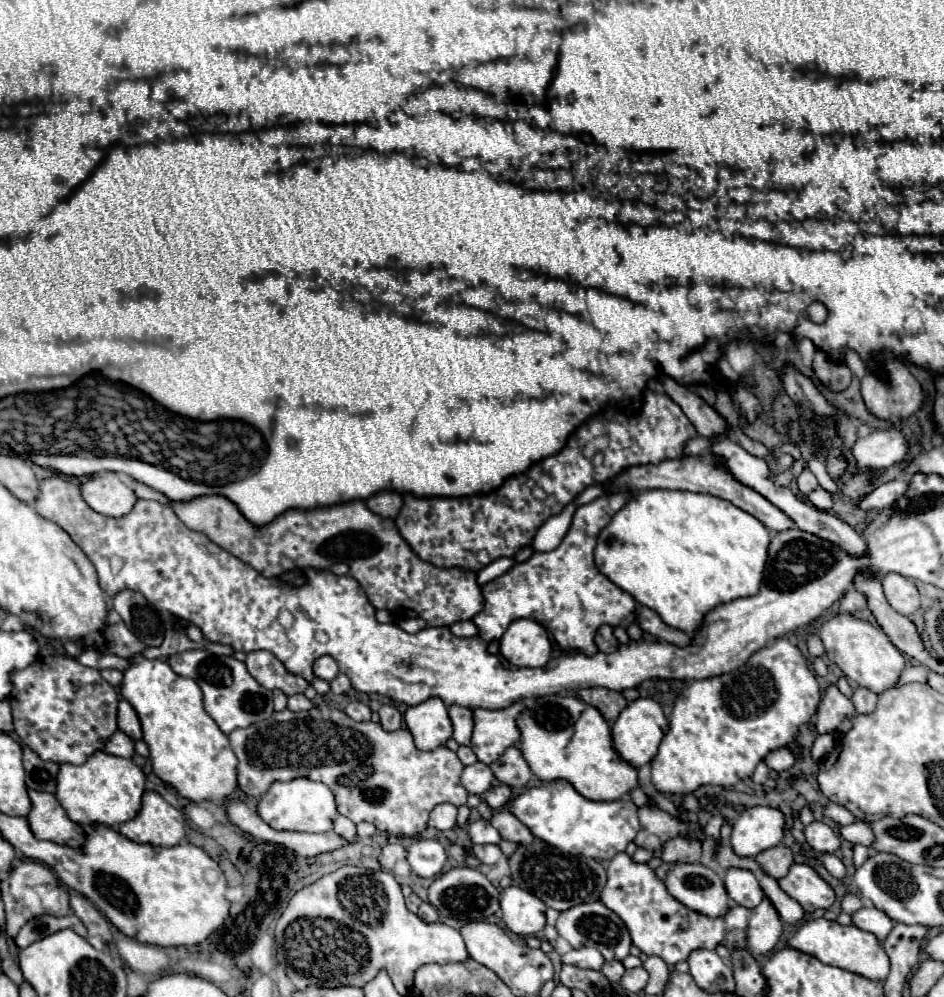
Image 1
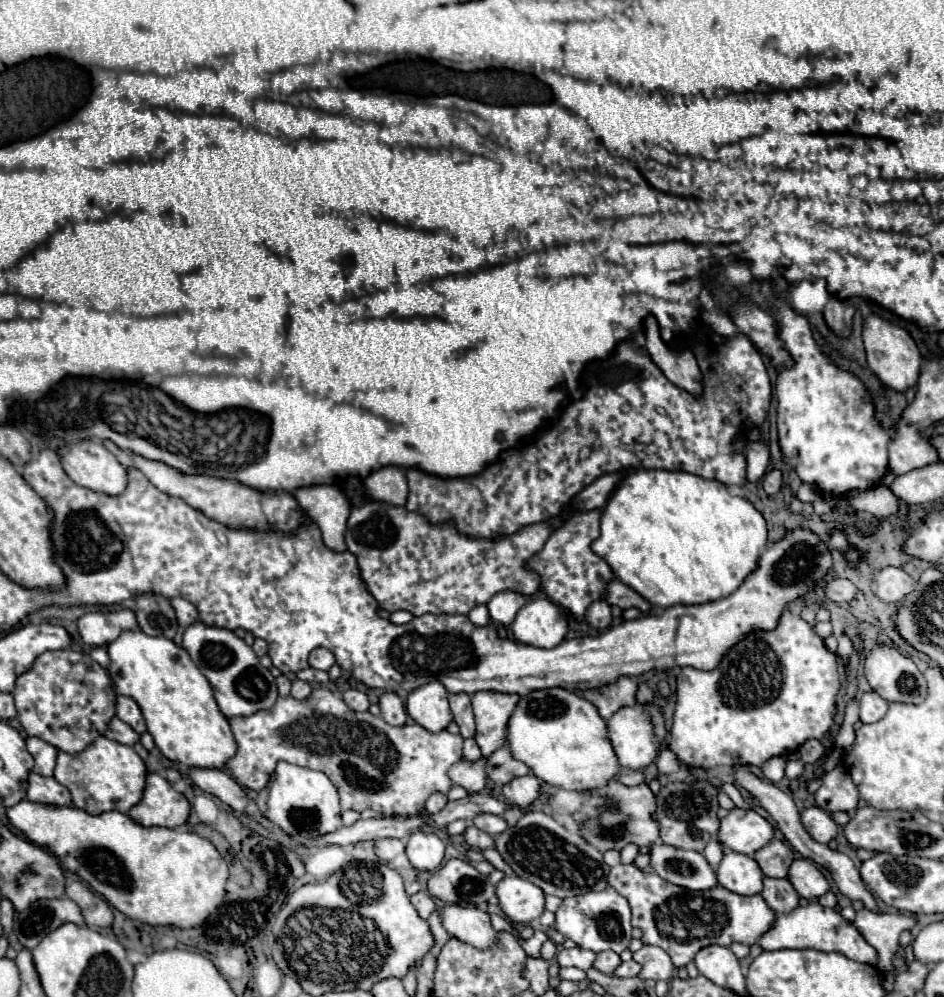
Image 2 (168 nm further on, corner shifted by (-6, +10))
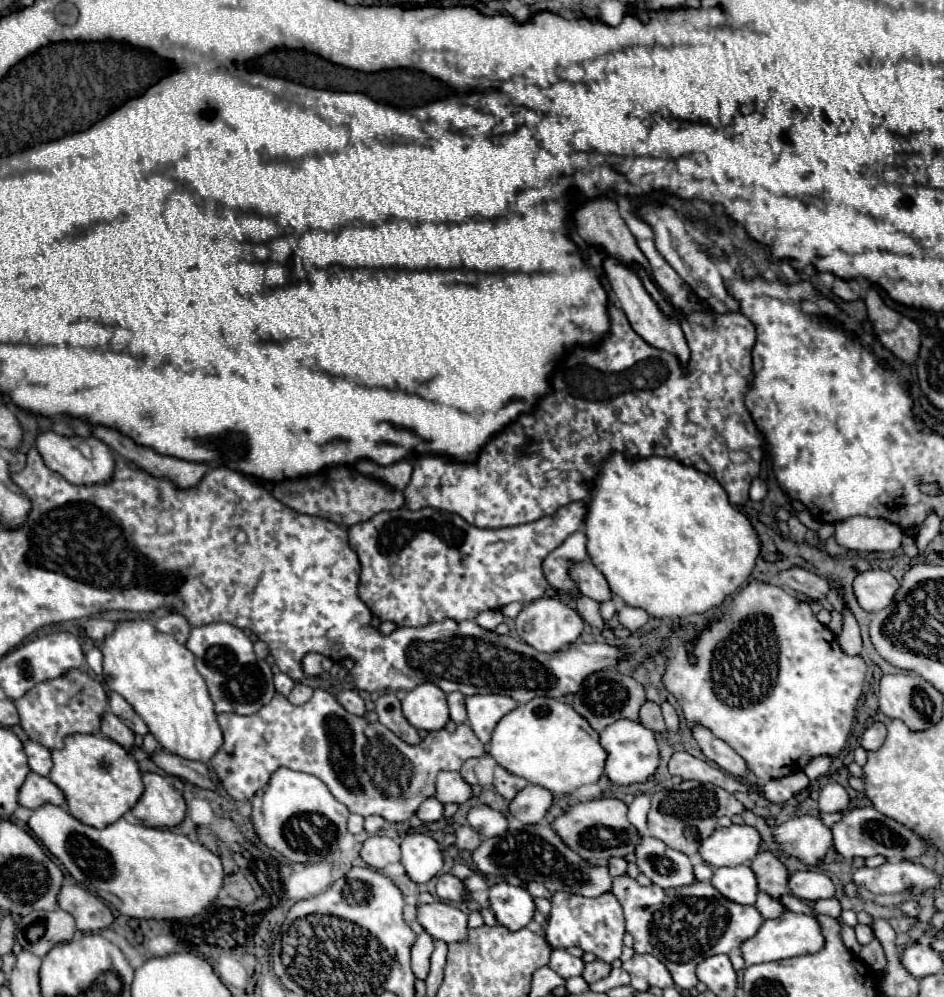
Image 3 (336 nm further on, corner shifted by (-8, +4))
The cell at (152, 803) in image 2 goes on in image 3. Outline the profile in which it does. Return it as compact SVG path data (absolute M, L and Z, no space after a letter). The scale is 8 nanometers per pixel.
M144 772L142 780L144 794L132 808L132 814L146 826L178 826L186 814L186 802L182 794L160 774Z

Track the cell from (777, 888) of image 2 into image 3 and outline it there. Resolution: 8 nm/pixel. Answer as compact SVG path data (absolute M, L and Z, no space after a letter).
M764 892L758 894L758 900L754 906L762 914L762 918L778 918L784 912L784 906L780 904L780 900L774 900Z

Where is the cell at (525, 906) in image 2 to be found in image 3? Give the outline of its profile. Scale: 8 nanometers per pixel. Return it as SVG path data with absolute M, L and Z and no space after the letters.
M498 882L490 888L490 908L498 924L512 932L524 928L536 912L532 896L524 888L508 882Z

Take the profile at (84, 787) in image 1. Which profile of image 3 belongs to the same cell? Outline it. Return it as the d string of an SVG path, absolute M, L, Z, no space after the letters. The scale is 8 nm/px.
M72 734L72 736L66 736L64 748L52 750L50 754L52 754L54 766L52 766L48 778L64 792L68 812L72 812L72 816L76 816L76 820L80 820L82 824L88 824L88 826L94 826L94 828L104 828L104 826L116 822L128 810L132 810L132 806L136 804L136 800L144 792L142 774L140 774L136 758L128 750L124 750L120 744L104 738L102 734Z

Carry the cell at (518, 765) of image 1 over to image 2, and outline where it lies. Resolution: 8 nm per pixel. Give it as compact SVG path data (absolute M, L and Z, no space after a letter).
M502 746L498 748L490 758L488 758L488 766L486 766L486 772L488 772L488 778L494 780L496 784L506 784L510 782L512 778L516 776L526 776L530 774L532 770L524 764L524 762L518 762L512 754L510 754L510 748L508 746Z

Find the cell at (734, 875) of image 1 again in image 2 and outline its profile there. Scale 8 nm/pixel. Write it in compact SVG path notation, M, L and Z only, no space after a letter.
M726 852L716 874L718 874L718 882L730 892L736 892L742 896L752 896L762 892L764 874L752 856Z

